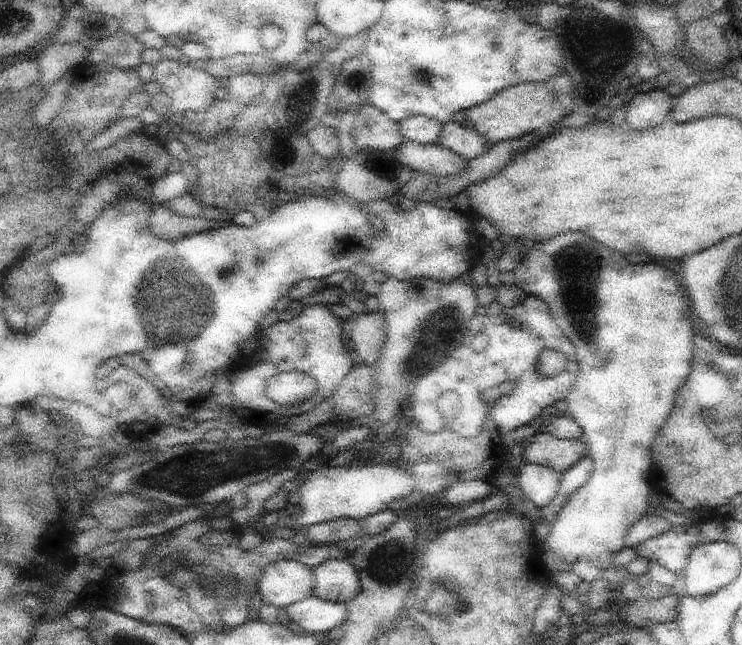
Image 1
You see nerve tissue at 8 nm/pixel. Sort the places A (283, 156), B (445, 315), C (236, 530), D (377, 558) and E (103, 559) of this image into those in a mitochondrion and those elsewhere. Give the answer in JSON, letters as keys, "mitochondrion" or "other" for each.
{"A":"other","B":"mitochondrion","C":"other","D":"other","E":"other"}

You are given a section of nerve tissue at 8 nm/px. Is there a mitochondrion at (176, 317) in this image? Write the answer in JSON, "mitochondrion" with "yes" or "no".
{"mitochondrion":"yes"}

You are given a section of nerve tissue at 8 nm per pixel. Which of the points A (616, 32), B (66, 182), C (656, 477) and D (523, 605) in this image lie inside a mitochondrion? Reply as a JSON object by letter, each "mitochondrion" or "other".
{"A":"mitochondrion","B":"mitochondrion","C":"other","D":"other"}

